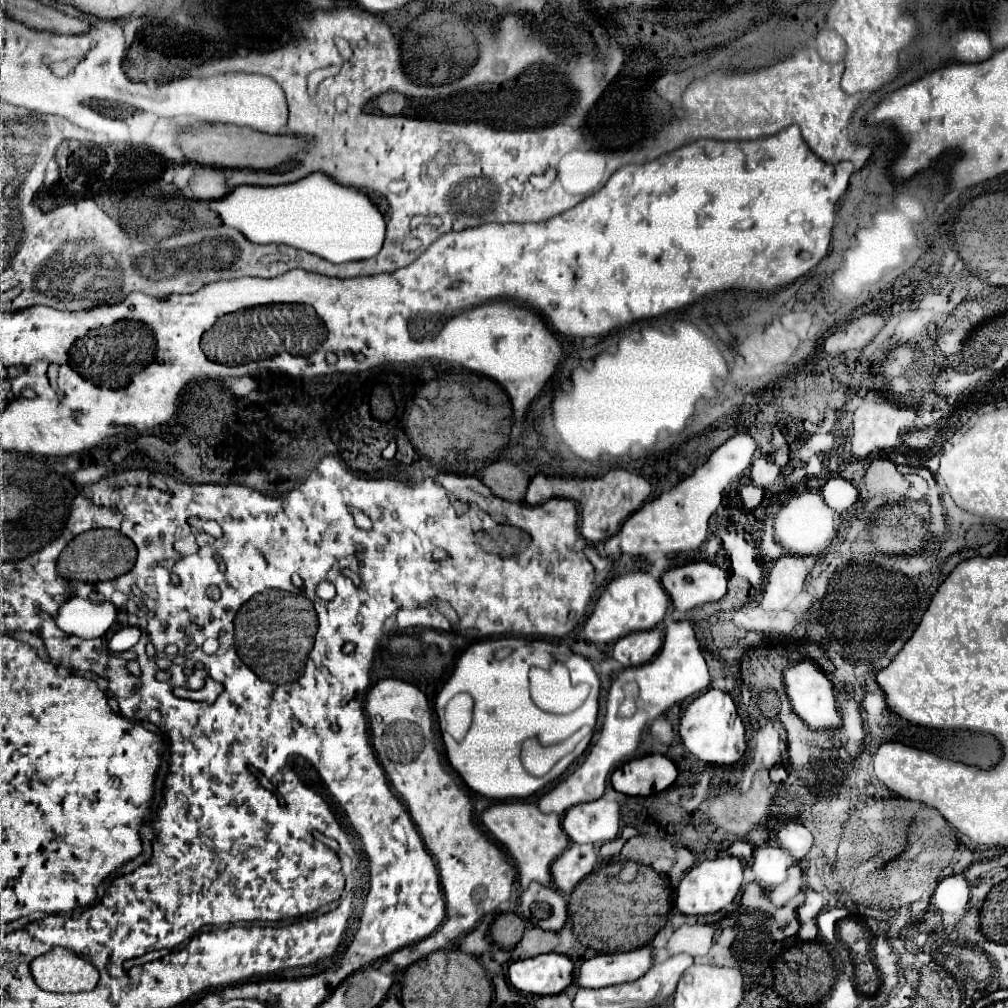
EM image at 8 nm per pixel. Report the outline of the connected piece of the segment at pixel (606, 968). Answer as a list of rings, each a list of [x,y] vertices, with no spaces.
[[[648,943],[646,947],[638,947],[626,953],[608,953],[598,955],[584,961],[576,969],[576,983],[588,989],[600,989],[620,983],[630,983],[646,975],[646,971],[654,965],[654,951]]]

